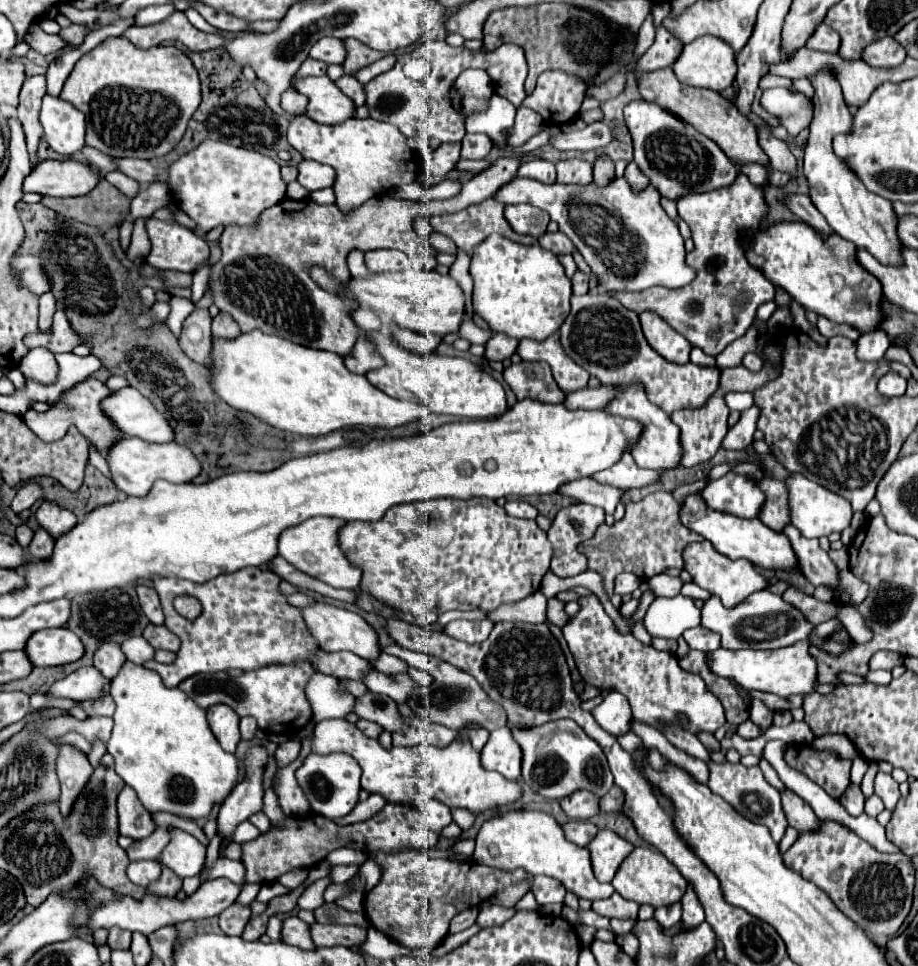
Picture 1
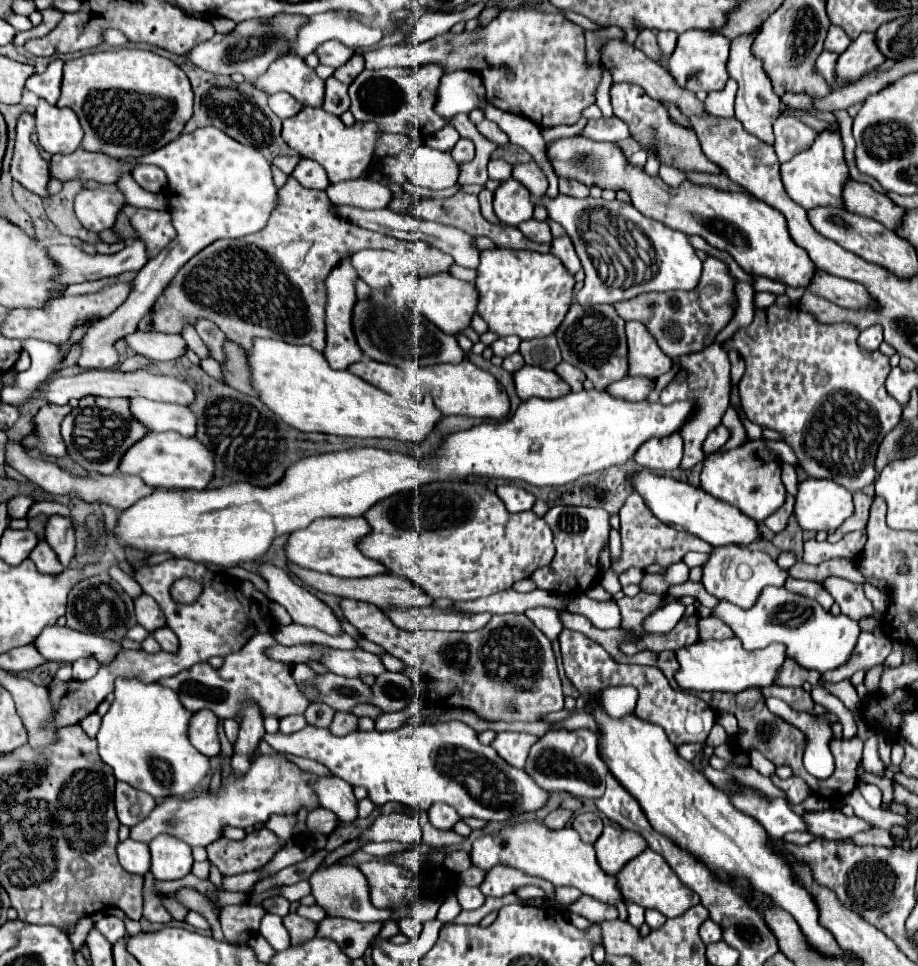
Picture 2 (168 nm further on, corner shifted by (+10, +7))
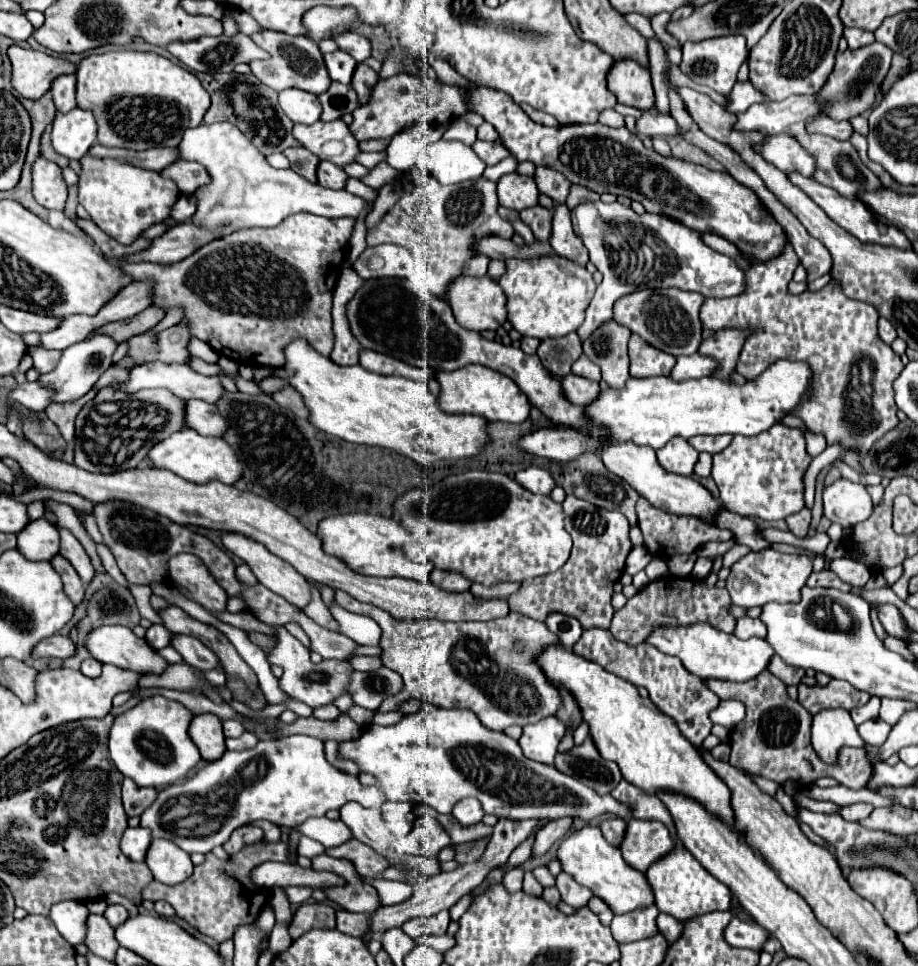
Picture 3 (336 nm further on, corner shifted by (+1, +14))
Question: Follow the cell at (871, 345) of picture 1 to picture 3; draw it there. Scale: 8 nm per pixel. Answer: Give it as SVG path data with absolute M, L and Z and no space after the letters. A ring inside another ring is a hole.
M880 317L880 319L878 319L878 335L880 335L880 339L882 339L884 343L890 345L890 343L896 339L896 329L894 329L894 325L892 325L888 319Z

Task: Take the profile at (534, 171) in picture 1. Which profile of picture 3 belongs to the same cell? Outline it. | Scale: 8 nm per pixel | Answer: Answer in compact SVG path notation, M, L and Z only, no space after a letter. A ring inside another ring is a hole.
M536 167L534 179L536 179L536 185L538 185L540 193L554 199L554 203L564 203L566 201L570 181L562 173L558 173L554 169L548 169L548 167Z

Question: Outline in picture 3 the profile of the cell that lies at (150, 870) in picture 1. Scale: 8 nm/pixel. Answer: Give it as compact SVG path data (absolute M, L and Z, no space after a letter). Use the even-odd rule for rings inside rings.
M128 827L124 831L122 841L120 841L120 849L128 859L144 861L146 859L146 849L150 847L150 841L152 841L152 837L150 837L148 829L144 829L144 827L136 827L136 829Z

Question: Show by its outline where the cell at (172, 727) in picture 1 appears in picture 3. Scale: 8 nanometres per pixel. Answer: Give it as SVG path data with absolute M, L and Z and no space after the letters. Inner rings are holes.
M164 695L144 697L132 709L124 711L122 715L116 715L110 727L108 749L118 771L130 777L136 785L156 789L186 779L186 775L202 759L198 747L188 735L188 725L192 717L194 713L188 711L182 703L166 699Z

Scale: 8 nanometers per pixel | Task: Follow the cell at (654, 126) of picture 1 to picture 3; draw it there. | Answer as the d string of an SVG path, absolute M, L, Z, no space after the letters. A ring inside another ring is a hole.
M618 61L608 73L608 89L616 95L618 103L630 105L640 111L650 111L656 105L650 71L634 61Z

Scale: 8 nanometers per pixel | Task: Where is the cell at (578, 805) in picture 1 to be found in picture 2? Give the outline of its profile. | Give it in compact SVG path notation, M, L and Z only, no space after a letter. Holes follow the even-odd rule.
M561 808L553 810L553 812L543 820L543 822L545 822L545 828L551 828L551 830L561 830L561 828L565 828L567 822L569 822L569 818L571 818L571 814L573 814L573 812L561 810Z

